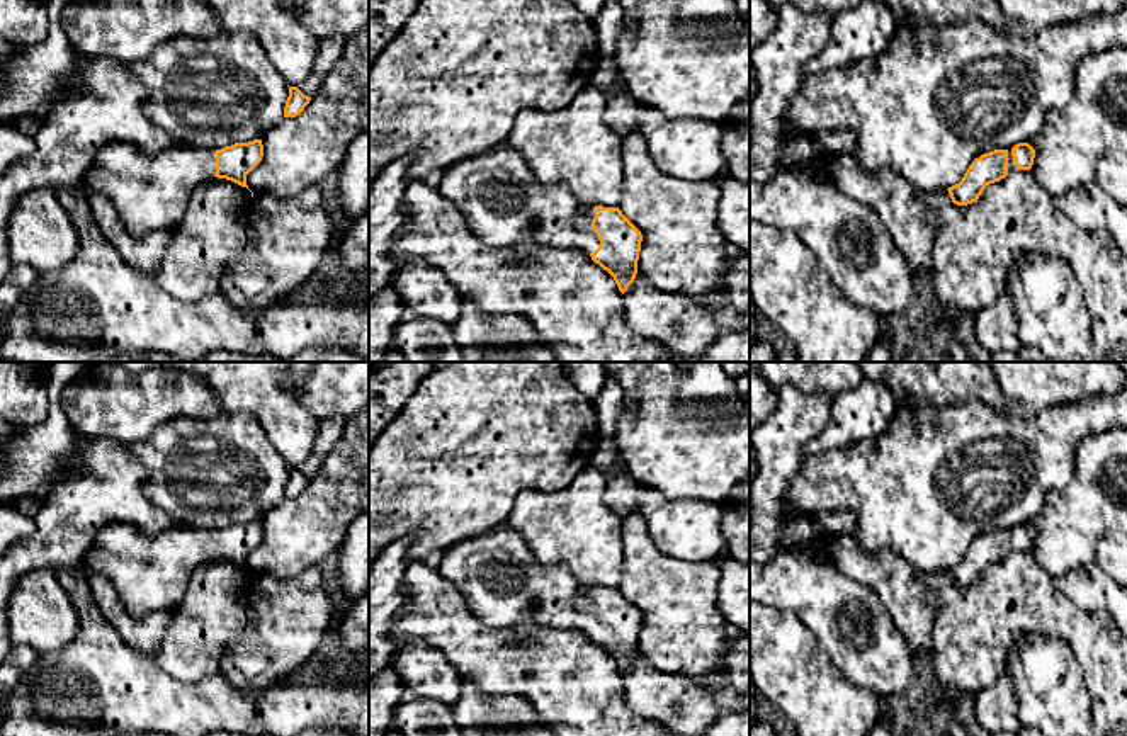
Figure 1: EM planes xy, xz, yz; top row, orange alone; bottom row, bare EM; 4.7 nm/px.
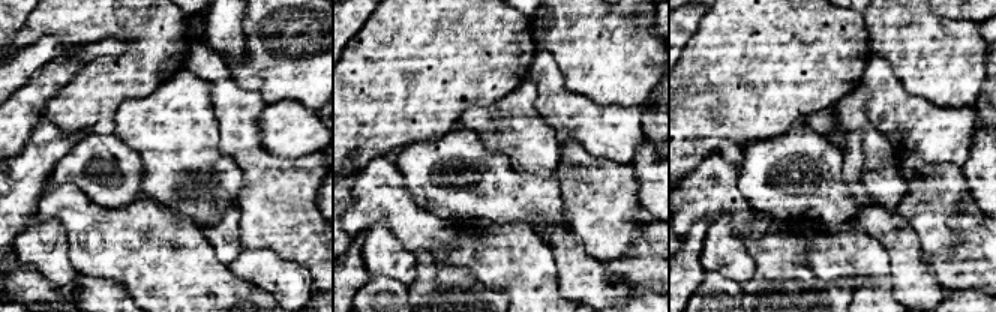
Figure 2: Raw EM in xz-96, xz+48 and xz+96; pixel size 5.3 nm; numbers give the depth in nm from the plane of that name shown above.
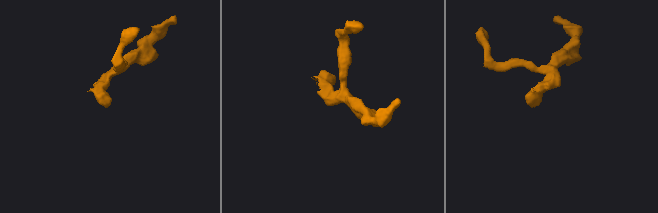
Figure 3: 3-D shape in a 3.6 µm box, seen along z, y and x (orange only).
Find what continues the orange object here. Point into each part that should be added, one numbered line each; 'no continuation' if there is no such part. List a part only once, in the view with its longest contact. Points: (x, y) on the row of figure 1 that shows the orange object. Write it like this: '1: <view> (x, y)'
1: xz (498, 196)

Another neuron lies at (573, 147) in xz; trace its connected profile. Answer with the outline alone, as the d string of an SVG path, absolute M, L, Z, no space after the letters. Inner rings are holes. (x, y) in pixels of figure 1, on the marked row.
M588 83L558 110L518 112L505 146L524 155L541 185L568 187L581 209L595 206L620 209L624 192L620 138L603 121L605 105L603 90Z

